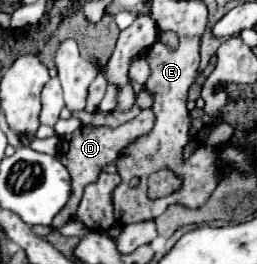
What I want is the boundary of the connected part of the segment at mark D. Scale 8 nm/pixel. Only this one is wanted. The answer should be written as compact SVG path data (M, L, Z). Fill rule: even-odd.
M141 110L137 118L133 118L131 122L119 126L119 128L107 128L107 126L99 126L99 128L93 128L93 126L81 126L79 130L75 130L71 136L63 138L61 140L61 152L59 152L59 158L61 162L65 164L65 168L69 168L69 174L71 174L71 180L73 180L73 196L69 200L69 204L55 216L53 220L53 230L59 230L61 226L65 226L67 222L71 222L75 218L75 212L77 212L77 206L81 202L81 196L83 196L83 190L87 184L95 182L103 170L103 166L107 164L113 164L121 150L125 150L129 144L133 144L139 136L145 136L153 130L153 124L155 124L155 116L153 116L153 110Z

